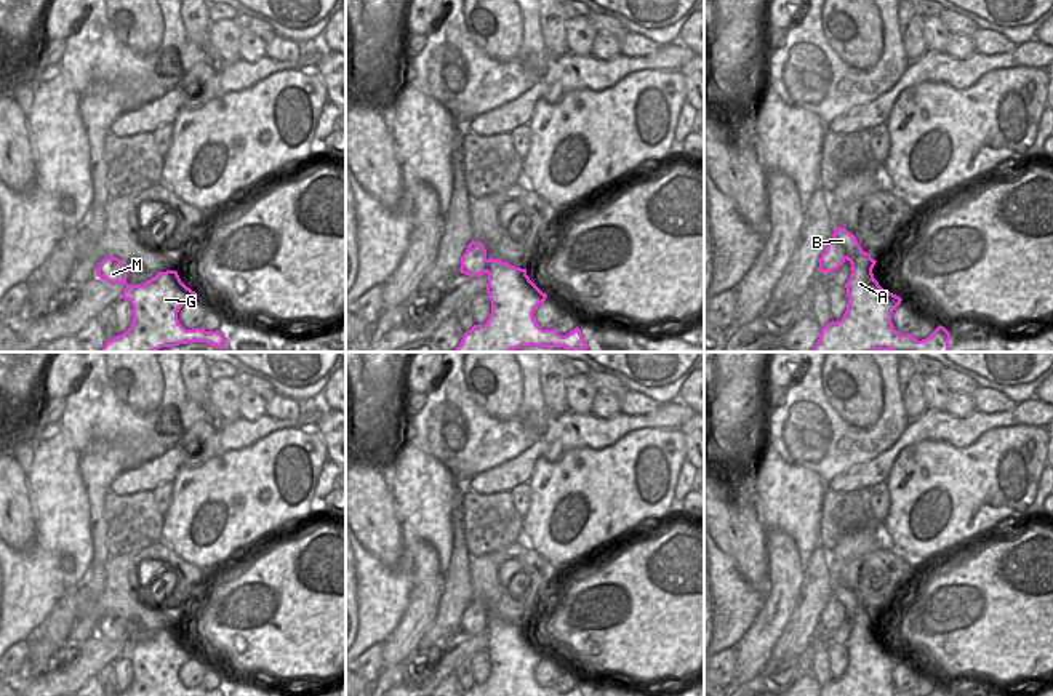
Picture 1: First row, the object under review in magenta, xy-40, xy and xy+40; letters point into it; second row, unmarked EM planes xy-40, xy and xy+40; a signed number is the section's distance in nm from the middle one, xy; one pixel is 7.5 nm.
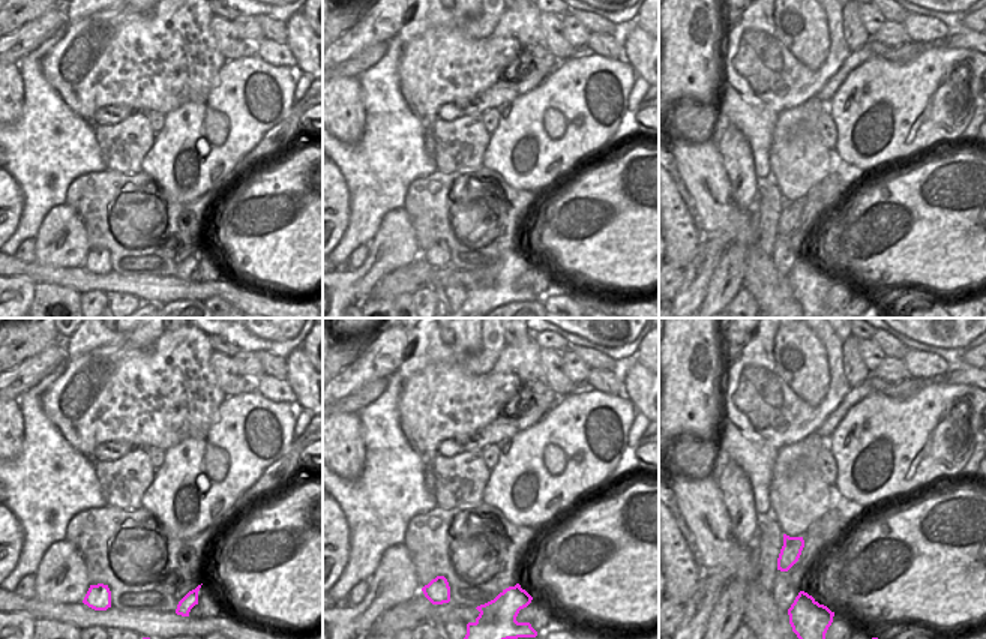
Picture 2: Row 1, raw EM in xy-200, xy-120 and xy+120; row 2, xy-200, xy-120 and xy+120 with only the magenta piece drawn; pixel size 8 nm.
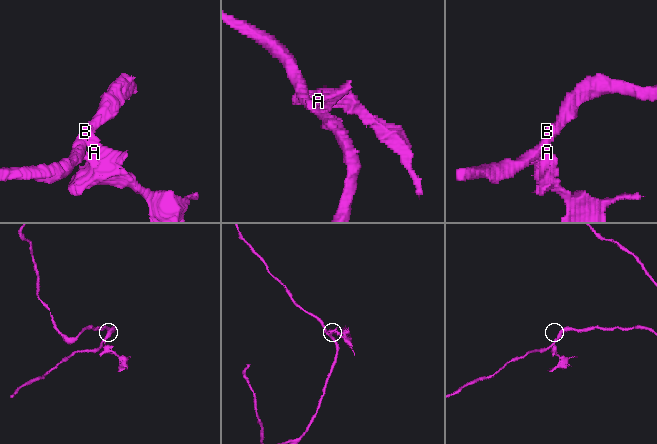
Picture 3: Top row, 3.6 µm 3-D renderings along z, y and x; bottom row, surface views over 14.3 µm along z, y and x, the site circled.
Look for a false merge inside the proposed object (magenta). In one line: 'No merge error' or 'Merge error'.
Merge error

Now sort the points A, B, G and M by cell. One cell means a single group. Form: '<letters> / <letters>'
A G / B M

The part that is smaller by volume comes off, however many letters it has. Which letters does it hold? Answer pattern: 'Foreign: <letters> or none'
Foreign: A, G

